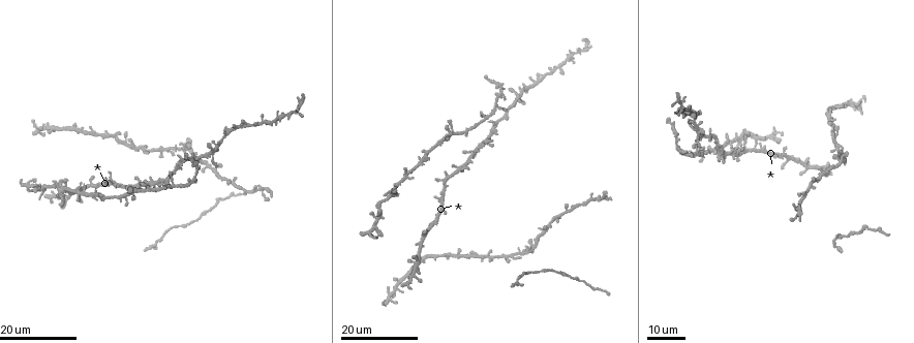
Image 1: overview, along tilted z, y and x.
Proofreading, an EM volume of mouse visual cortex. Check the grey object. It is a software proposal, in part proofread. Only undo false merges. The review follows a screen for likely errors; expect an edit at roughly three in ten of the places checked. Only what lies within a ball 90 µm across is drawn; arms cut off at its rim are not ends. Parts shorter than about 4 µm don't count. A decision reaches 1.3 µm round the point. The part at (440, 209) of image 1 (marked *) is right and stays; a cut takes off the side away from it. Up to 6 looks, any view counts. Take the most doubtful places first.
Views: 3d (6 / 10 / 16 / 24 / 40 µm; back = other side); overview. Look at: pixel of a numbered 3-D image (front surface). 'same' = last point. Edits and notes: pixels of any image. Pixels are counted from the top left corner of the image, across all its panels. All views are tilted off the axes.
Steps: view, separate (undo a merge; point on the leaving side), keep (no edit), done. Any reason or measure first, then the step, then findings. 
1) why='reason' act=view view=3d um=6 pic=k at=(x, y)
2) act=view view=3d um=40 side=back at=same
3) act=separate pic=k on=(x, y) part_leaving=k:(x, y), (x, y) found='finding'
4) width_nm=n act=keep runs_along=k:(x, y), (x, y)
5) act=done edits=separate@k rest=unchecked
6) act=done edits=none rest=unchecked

why='four arms meet' act=view view=3d um=24 pic=1 at=(818, 177)

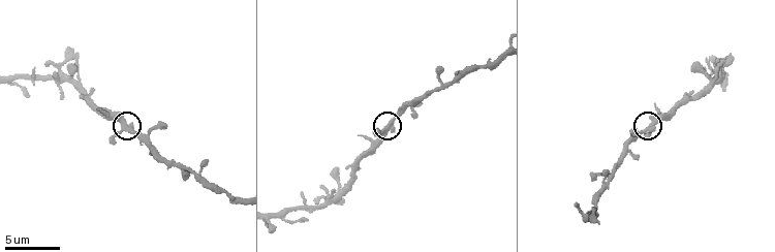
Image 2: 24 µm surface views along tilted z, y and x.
act=view view=3d um=10 pic=2 at=(126, 128)

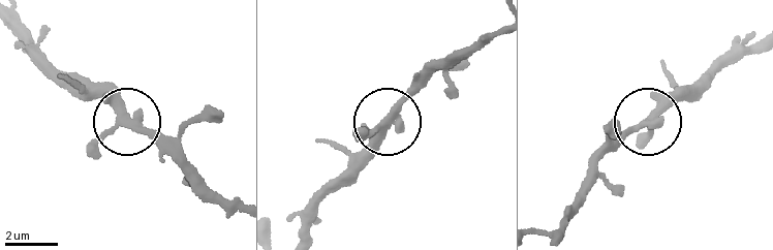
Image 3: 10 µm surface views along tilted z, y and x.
arms=4 act=keep runs_along=3:(304, 235), (314, 191), (430, 77) found='all the same cell'

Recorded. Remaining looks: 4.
why='four or more arms meet' act=view view=3d um=16 pic=1 at=(485, 117)

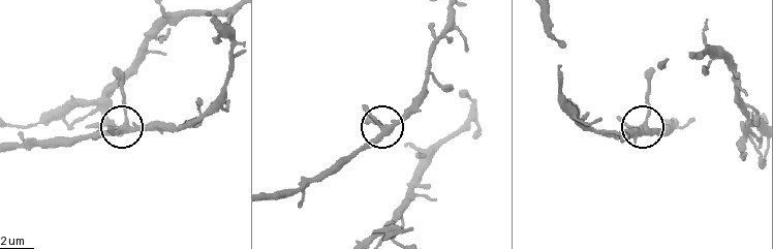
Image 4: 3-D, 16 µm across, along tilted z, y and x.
act=view view=3d um=6 pic=4 at=(388, 129)

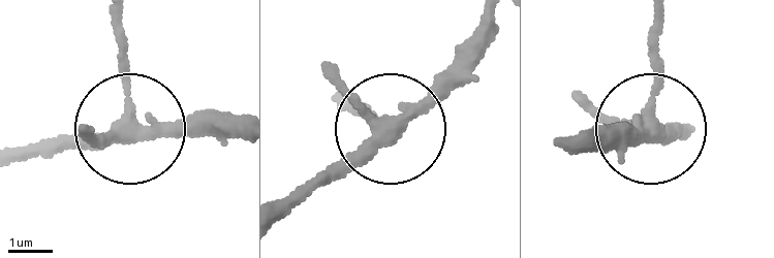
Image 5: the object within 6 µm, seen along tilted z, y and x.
arms=4 act=keep found='one cell here'

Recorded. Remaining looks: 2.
act=done edits=none rest=unchecked

